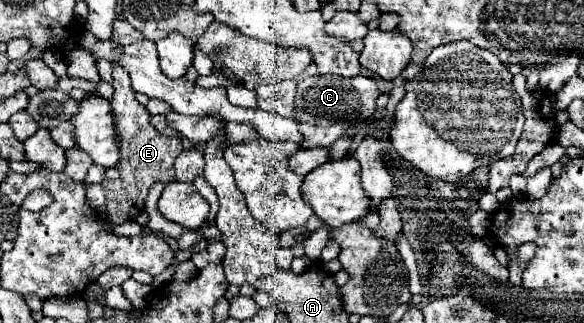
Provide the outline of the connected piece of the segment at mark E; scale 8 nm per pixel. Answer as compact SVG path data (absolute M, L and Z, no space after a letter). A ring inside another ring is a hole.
M113 64L113 100L111 100L111 112L115 120L115 132L119 140L119 150L121 158L117 166L107 168L105 178L101 182L107 198L107 216L113 224L123 224L129 220L135 220L143 212L145 198L149 188L155 182L171 182L175 180L175 158L183 152L183 144L179 138L169 138L159 134L151 122L149 122L149 112L143 104L135 100L135 92L129 82L129 74L117 64Z

